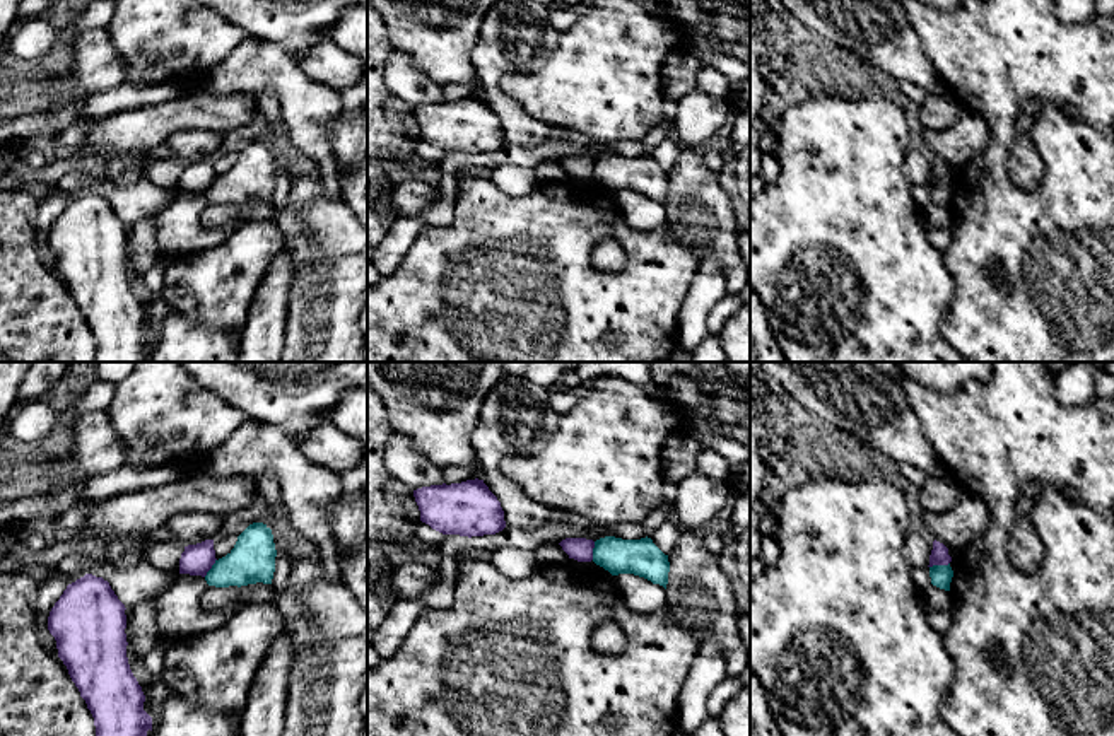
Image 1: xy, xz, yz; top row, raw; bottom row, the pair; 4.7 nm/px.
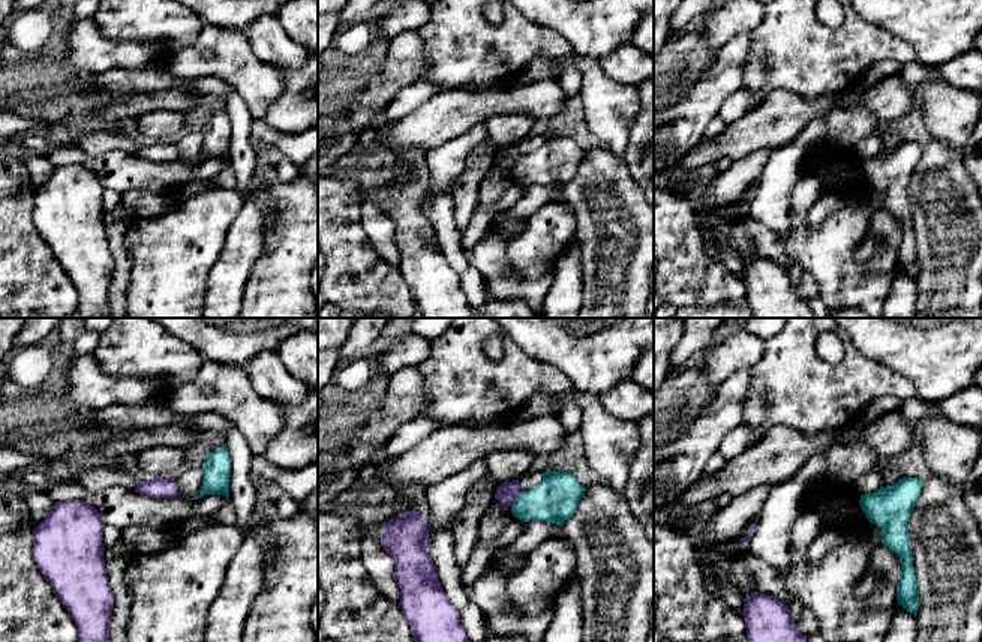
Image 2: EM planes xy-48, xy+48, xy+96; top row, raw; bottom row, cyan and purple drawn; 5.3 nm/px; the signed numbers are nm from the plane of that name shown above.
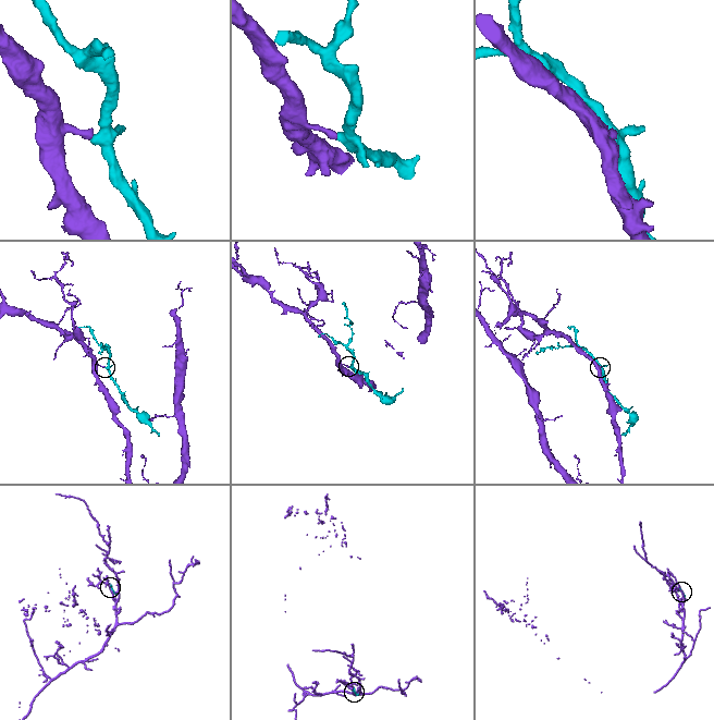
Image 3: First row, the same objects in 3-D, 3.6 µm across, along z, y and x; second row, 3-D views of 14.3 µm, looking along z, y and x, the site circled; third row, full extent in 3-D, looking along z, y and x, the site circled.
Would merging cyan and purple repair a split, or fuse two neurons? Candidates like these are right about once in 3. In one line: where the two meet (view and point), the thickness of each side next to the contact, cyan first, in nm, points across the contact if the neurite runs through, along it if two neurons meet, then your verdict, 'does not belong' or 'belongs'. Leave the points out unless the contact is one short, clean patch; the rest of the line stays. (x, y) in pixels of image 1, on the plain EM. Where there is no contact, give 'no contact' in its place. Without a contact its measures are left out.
meets cyan in yz at (938, 183); 100 nm thick on the cyan side, 80 nm on the other; border along yz (949, 180), (930, 185); does not belong

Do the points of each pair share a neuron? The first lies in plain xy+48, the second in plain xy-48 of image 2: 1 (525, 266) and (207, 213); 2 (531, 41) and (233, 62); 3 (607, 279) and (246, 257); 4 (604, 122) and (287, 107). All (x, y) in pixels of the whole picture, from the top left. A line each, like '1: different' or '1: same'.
1: same
2: different
3: different
4: different

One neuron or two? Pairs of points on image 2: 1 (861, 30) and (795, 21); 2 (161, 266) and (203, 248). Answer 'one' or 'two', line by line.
1: one
2: one

